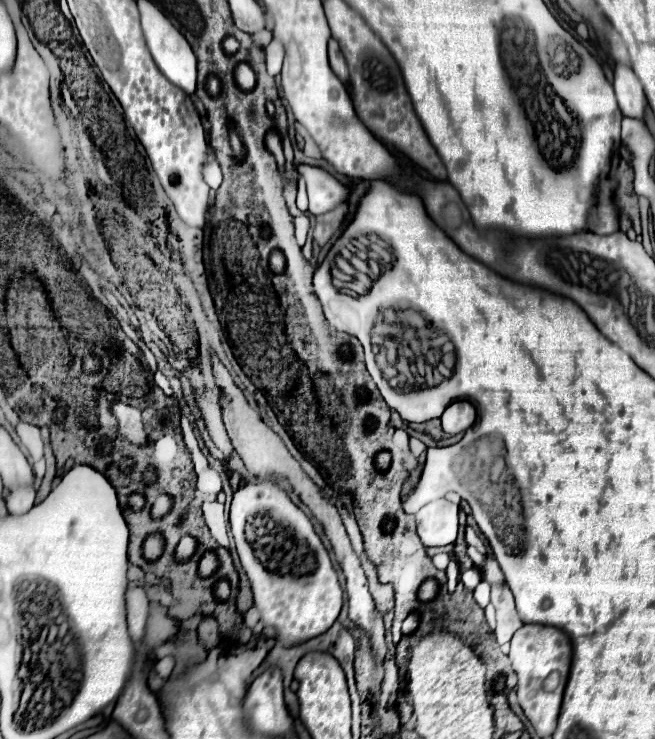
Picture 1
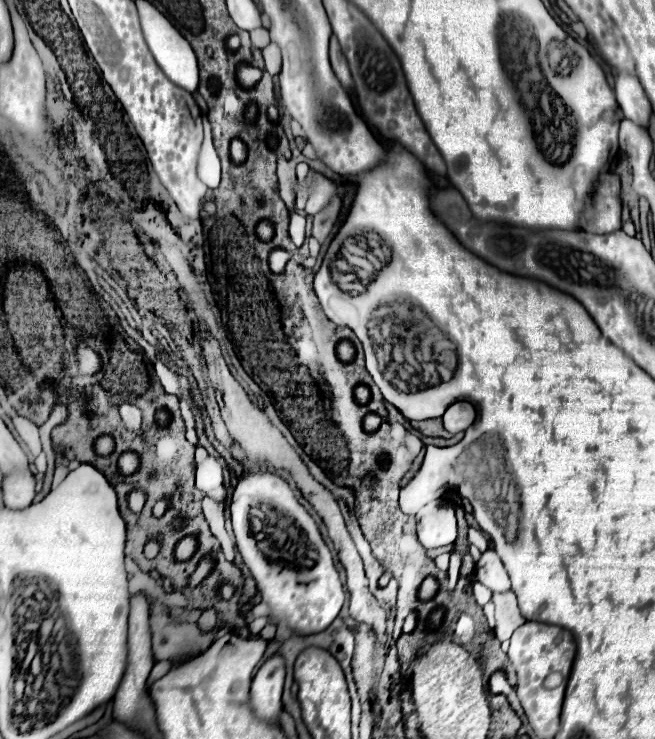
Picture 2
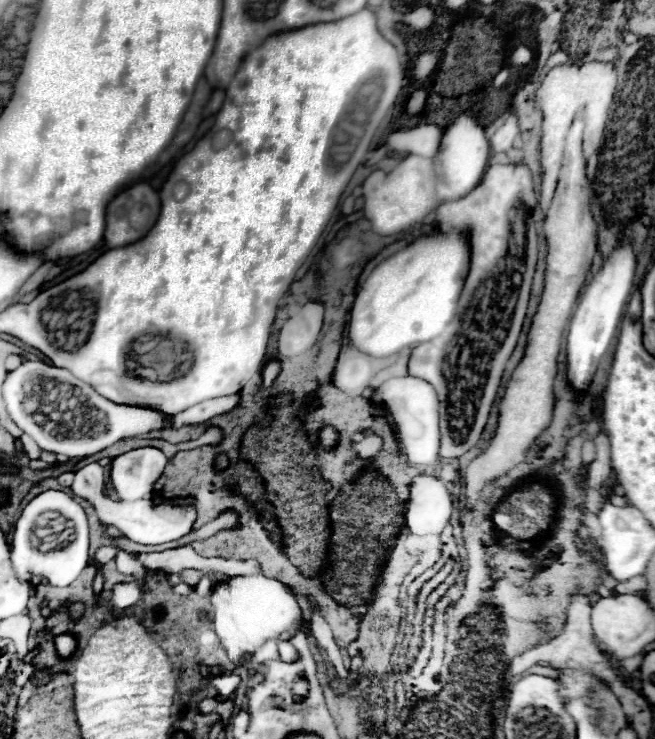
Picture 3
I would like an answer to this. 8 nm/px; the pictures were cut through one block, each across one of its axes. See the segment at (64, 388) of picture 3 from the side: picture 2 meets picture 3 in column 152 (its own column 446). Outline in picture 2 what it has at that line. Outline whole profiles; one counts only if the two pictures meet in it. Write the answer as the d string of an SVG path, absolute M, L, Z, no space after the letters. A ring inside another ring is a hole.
M454 402L446 412L444 412L444 428L450 434L464 432L468 426L474 424L476 420L476 410L468 402Z

